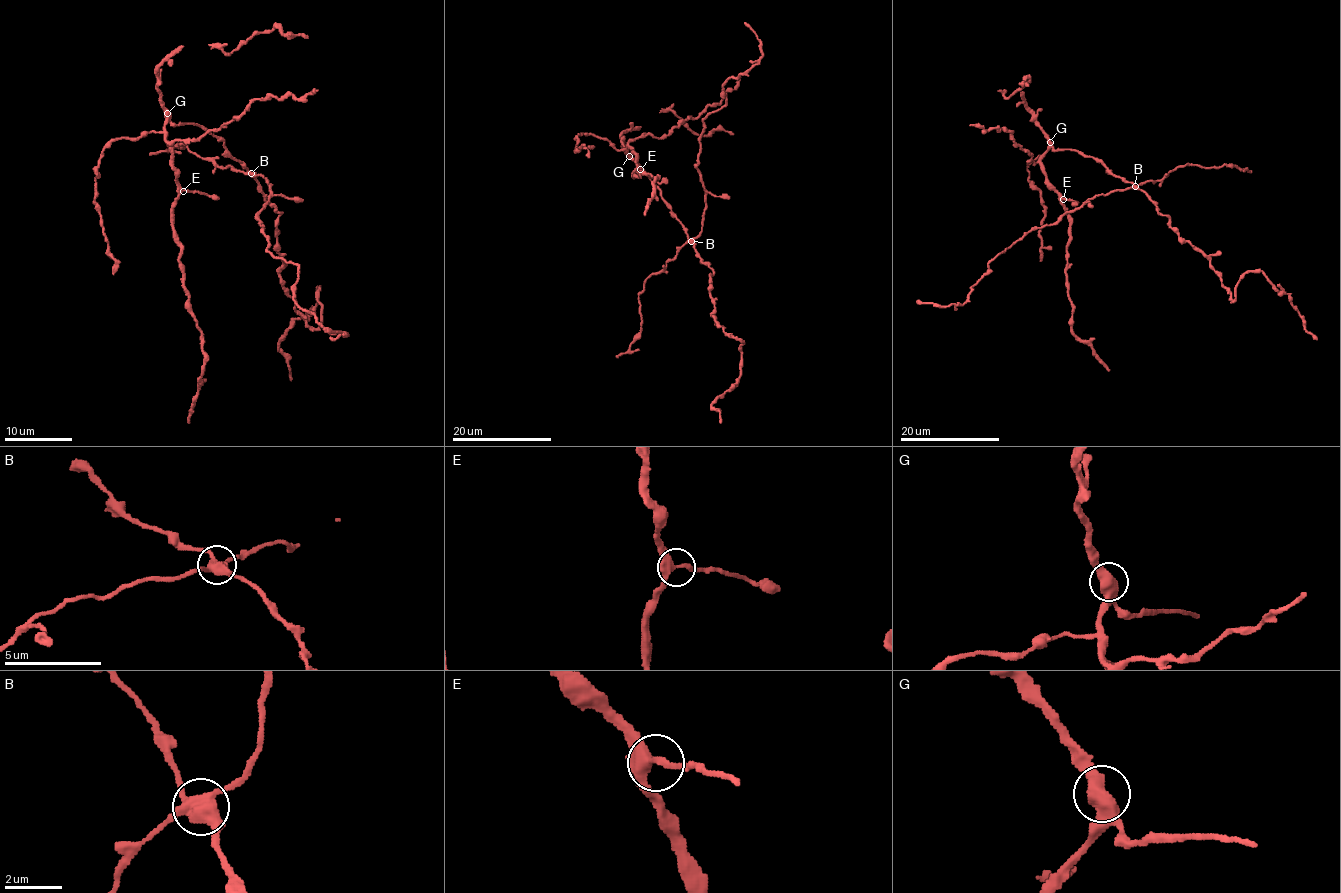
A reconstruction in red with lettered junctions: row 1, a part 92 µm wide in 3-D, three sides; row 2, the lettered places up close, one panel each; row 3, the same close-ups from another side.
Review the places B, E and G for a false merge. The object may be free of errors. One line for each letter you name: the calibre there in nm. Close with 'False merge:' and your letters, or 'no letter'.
B: 460 nm thick
False merge: B

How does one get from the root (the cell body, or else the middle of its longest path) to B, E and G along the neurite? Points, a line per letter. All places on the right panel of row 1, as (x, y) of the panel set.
B: (1114, 175), (1134, 186)
E: (1114, 175), (1101, 161), (1083, 156), (1077, 150), (1051, 148), (1042, 156), (1041, 164), (1046, 181), (1063, 199)
G: (1114, 175), (1101, 161), (1083, 156), (1077, 150), (1056, 150), (1050, 142)

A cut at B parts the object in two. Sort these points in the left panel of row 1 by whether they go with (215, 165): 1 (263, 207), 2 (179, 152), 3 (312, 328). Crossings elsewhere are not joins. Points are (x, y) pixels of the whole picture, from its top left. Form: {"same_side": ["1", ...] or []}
{"same_side": ["1", "2"]}

